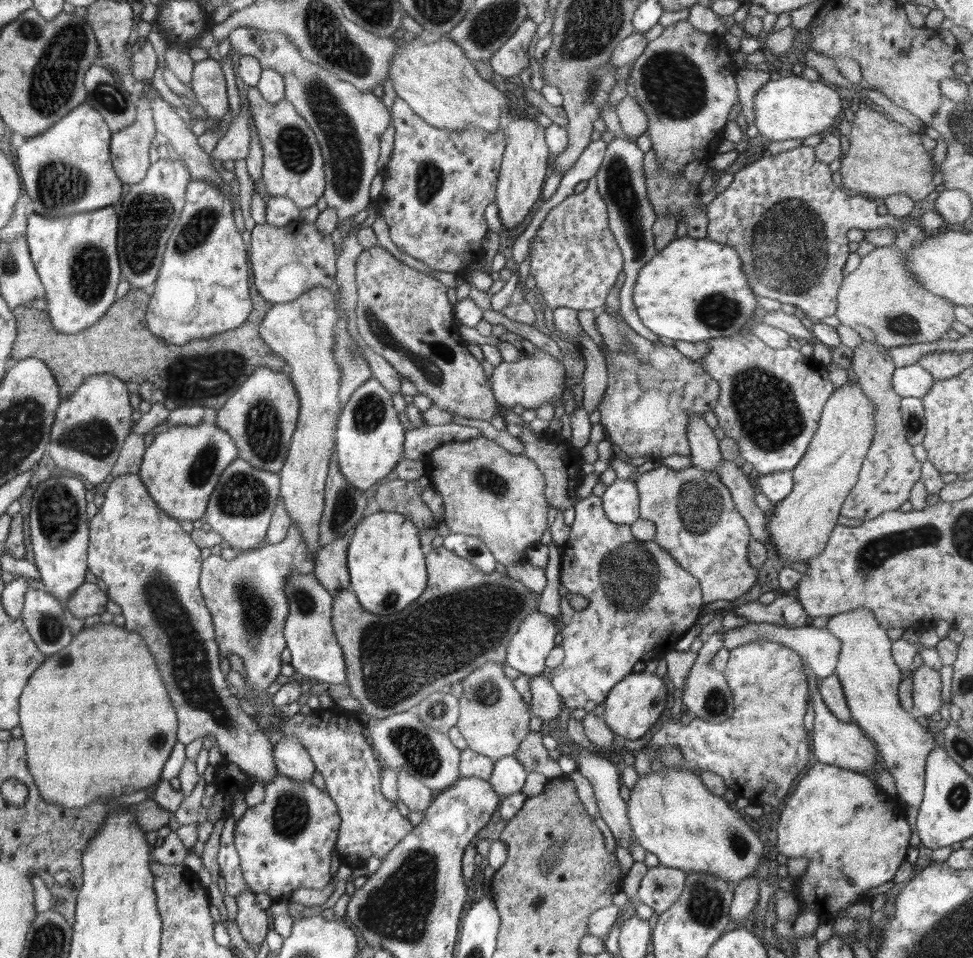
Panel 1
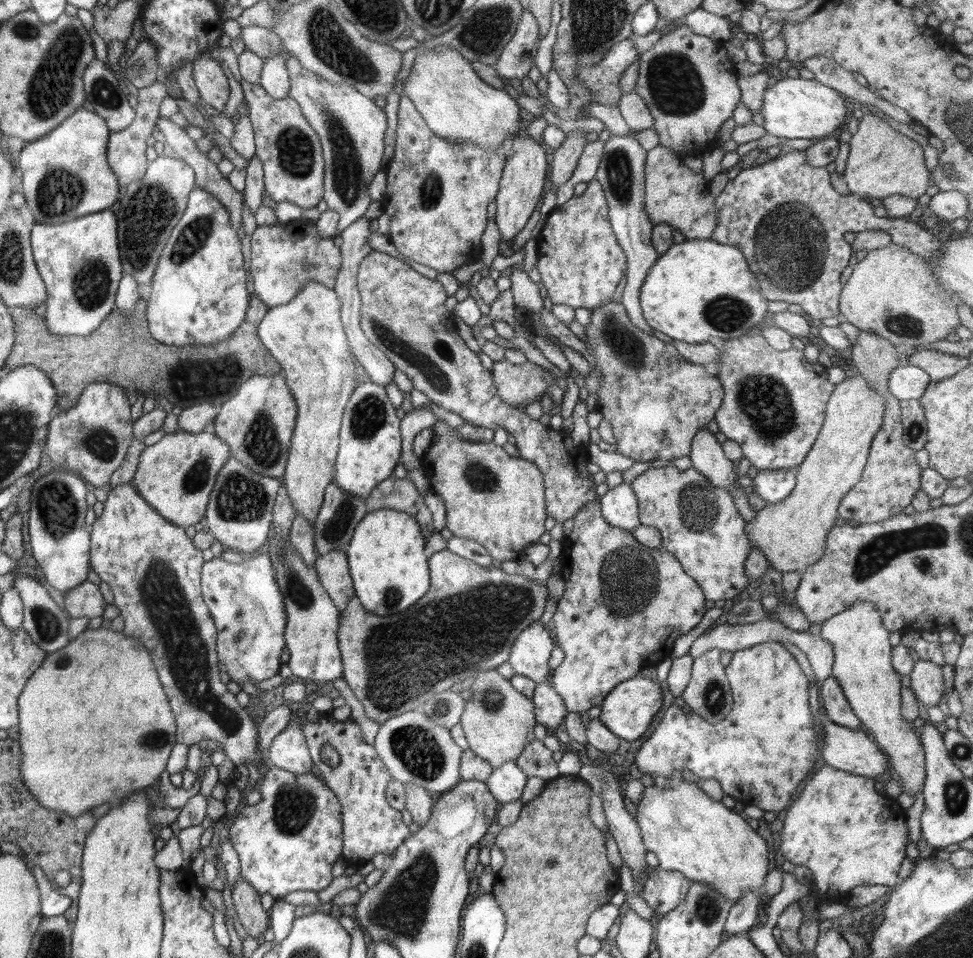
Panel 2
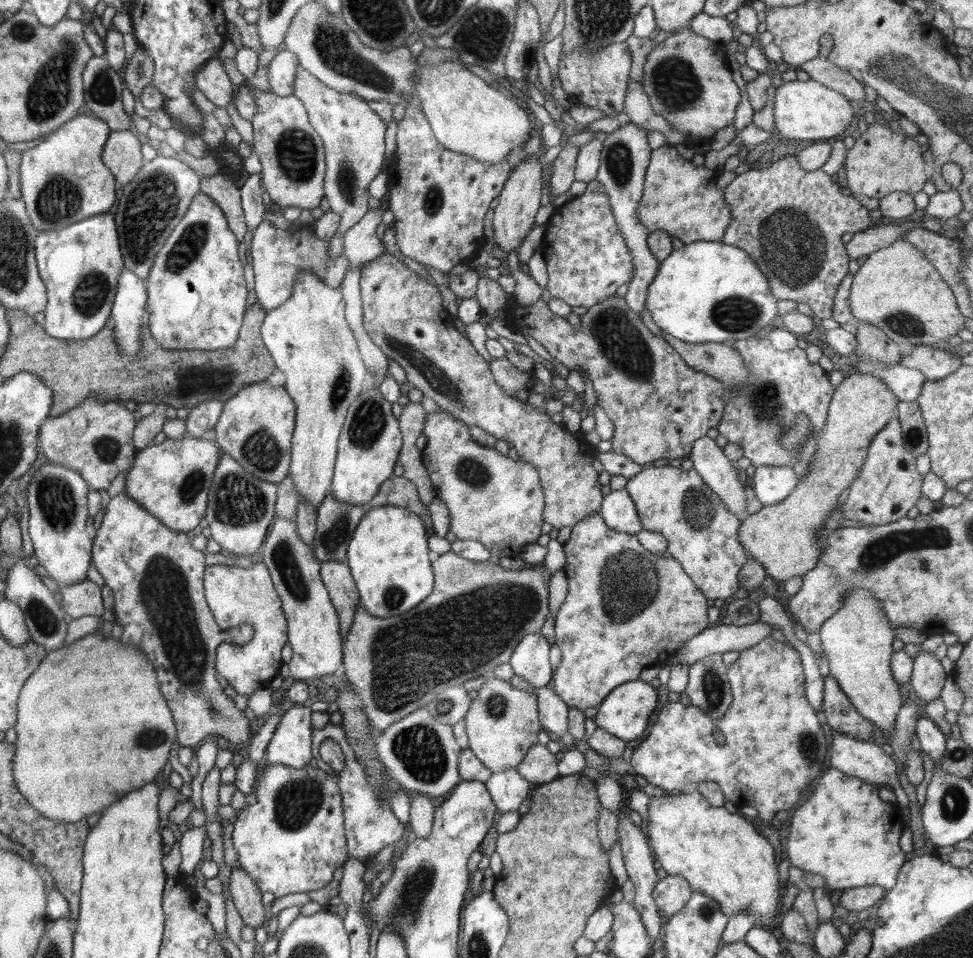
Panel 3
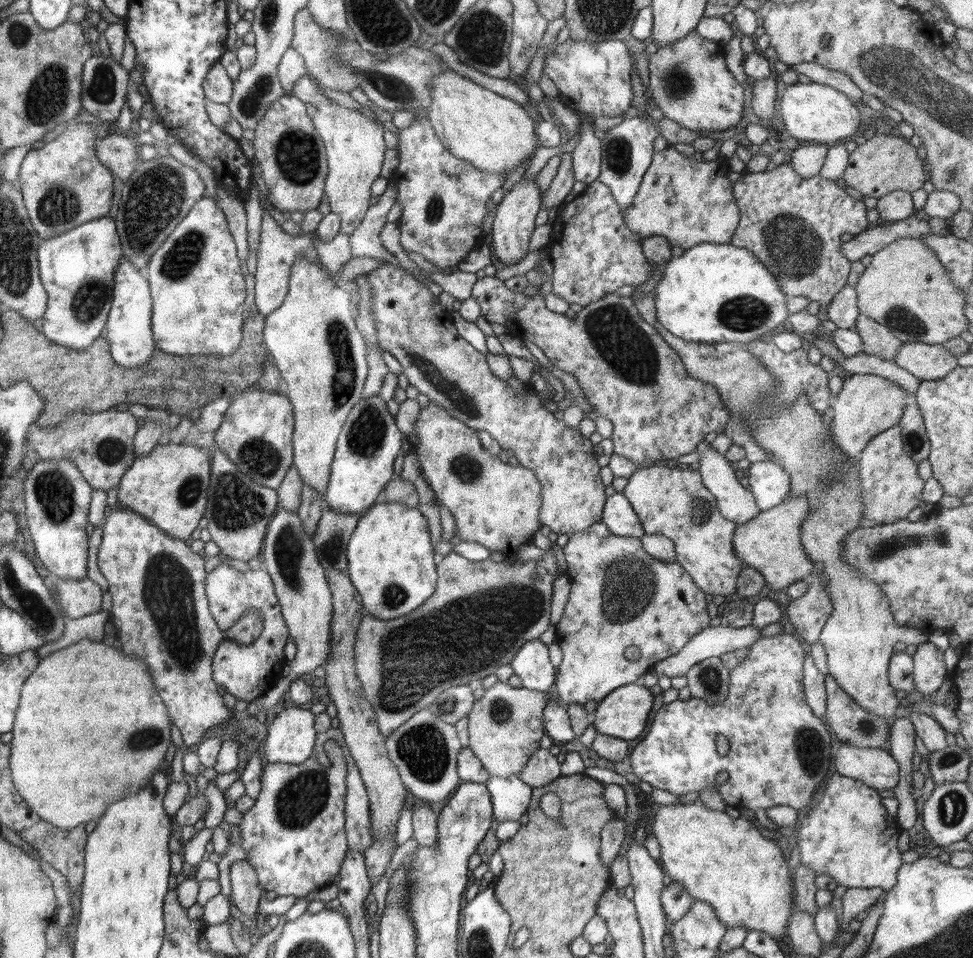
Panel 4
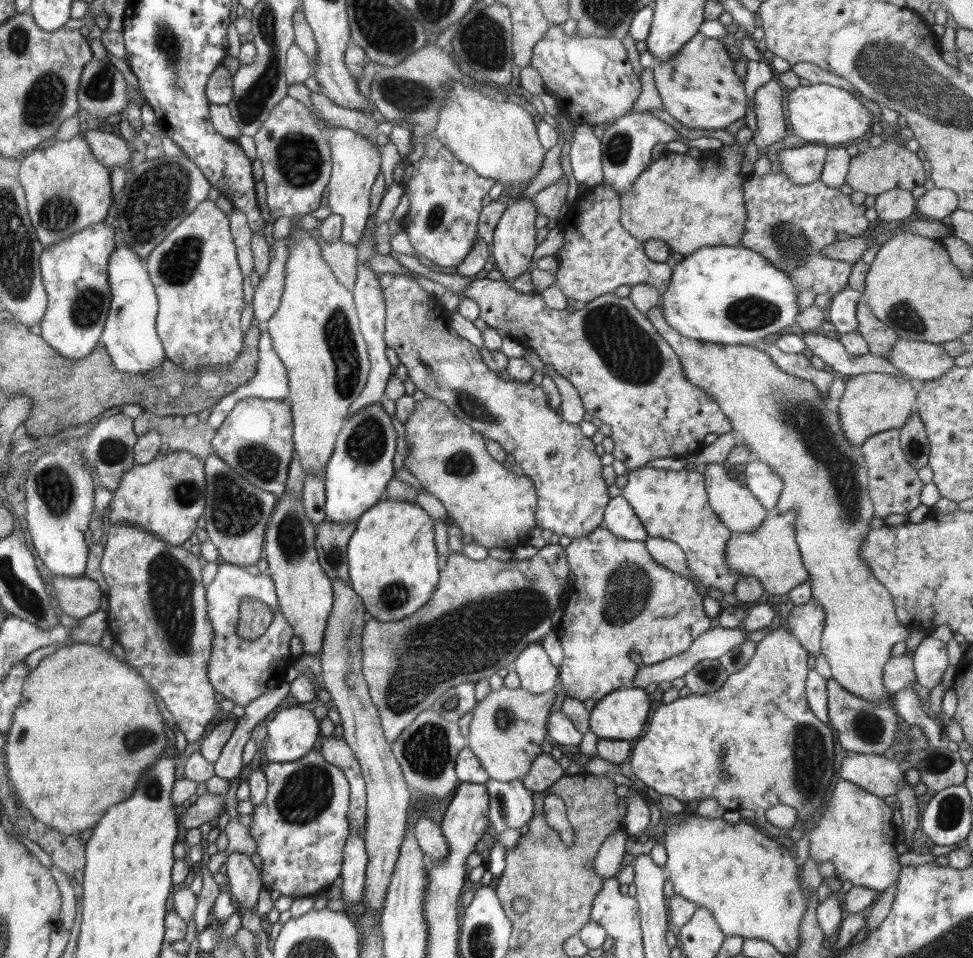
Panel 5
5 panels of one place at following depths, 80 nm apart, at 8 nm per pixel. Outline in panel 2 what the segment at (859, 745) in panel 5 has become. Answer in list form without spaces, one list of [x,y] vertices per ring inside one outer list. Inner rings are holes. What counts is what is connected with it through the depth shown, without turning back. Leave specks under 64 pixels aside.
[[[833,676],[823,680],[819,685],[819,698],[821,706],[826,710],[826,717],[834,724],[852,730],[863,730],[860,720],[844,696],[842,687]]]

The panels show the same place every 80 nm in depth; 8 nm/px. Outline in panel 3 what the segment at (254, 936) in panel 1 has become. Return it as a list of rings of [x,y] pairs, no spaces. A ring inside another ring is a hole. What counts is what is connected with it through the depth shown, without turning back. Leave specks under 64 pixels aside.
[[[238,865],[232,866],[229,889],[234,906],[246,926],[255,930],[267,924],[270,915],[262,903],[263,892],[256,886],[254,879]]]

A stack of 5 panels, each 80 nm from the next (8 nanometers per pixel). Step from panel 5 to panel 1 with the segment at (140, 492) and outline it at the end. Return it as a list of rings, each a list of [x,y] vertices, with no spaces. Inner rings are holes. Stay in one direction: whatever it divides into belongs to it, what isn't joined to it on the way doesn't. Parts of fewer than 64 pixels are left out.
[[[203,421],[198,426],[170,426],[146,447],[138,473],[152,500],[168,516],[193,522],[204,516],[222,471],[238,457],[234,441],[217,424]]]

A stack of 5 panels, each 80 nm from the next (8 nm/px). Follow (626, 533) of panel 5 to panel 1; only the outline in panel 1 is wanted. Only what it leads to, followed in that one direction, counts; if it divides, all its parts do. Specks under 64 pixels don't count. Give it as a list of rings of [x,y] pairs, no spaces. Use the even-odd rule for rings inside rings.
[[[617,478],[601,496],[603,511],[616,524],[634,524],[639,519],[639,492],[634,478]]]

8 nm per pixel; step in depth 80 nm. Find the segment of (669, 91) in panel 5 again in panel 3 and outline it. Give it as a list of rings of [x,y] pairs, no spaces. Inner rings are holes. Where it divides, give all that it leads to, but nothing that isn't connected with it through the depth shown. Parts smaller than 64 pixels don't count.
[[[685,27],[650,51],[643,69],[644,76],[641,83],[650,100],[652,110],[658,116],[668,120],[672,130],[688,136],[685,142],[687,146],[696,148],[707,140],[712,140],[719,130],[734,123],[736,107],[741,100],[741,94],[740,88],[732,79],[725,44],[715,43],[696,34],[689,27]]]

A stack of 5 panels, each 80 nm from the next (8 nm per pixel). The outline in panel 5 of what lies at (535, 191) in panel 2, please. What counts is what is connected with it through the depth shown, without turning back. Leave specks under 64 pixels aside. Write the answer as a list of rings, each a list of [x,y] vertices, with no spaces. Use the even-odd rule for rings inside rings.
[[[517,197],[511,198],[505,212],[502,213],[494,230],[494,243],[491,247],[497,269],[502,272],[507,283],[529,270],[532,255],[537,248],[535,220],[538,214],[533,199],[516,199]]]

